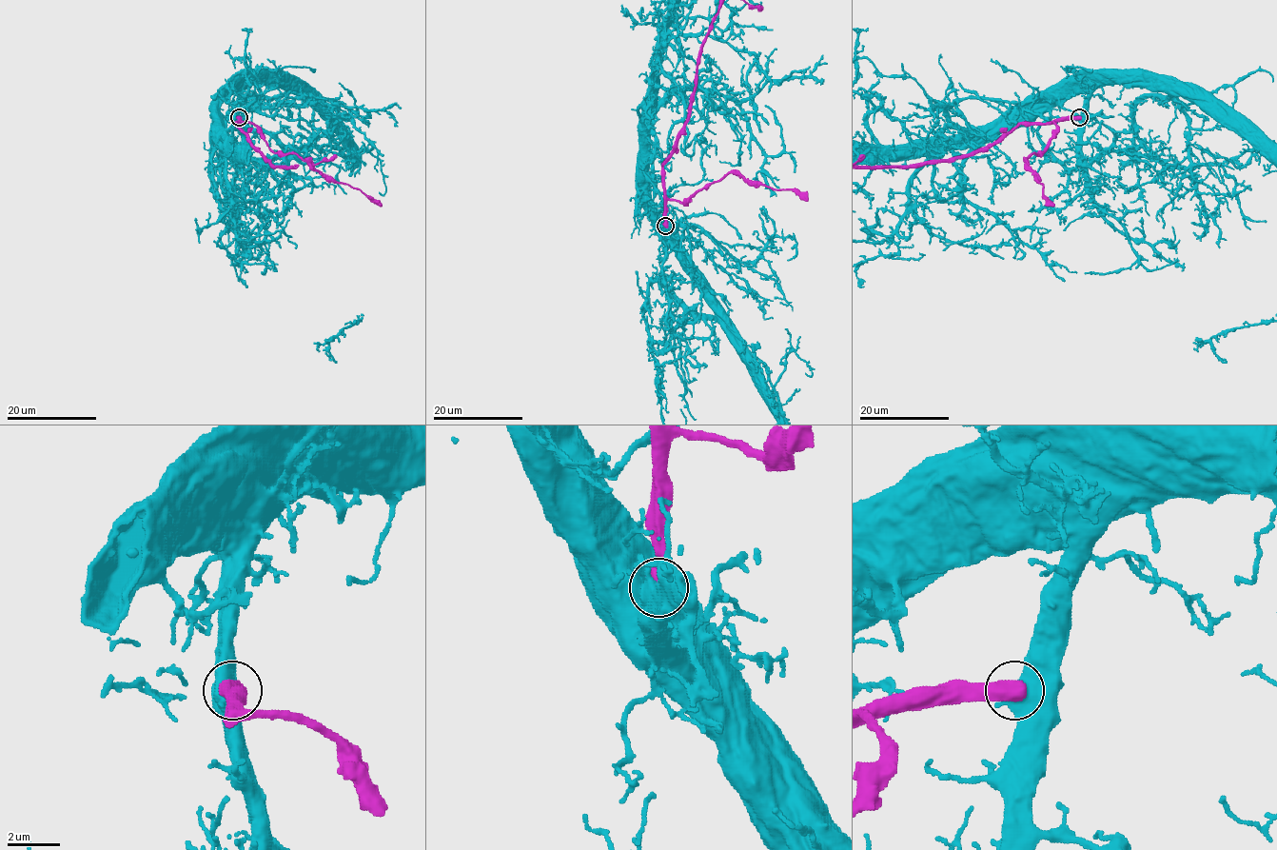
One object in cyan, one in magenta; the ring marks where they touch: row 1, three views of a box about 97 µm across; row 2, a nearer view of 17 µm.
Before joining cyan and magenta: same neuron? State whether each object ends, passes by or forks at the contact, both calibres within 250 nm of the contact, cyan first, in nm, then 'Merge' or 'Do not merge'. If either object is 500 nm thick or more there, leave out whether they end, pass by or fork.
Thickness 800 nm (cyan) against 700 nm. Do not merge

